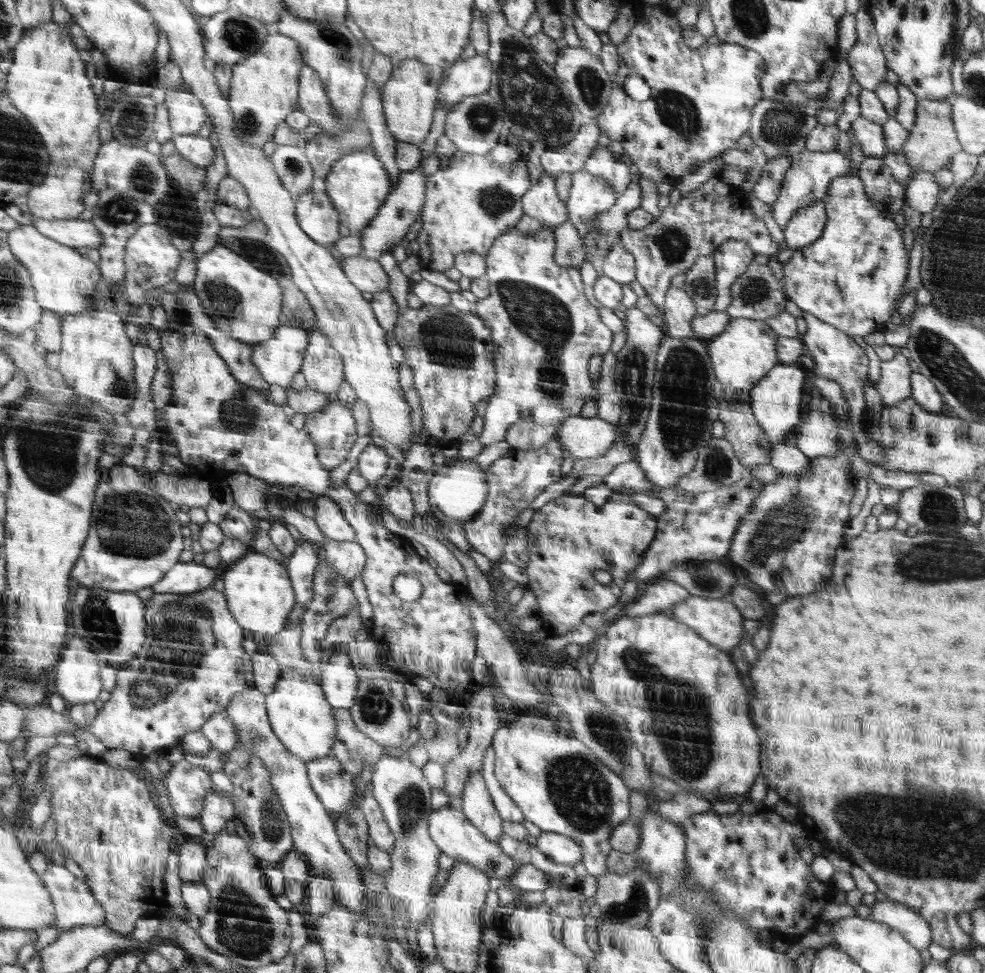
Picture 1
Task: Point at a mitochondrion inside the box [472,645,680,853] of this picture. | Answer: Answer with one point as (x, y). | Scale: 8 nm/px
(580, 793)

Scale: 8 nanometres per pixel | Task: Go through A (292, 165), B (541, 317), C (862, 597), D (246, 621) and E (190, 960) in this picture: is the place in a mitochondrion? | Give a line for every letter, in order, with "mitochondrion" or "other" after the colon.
A: mitochondrion
B: mitochondrion
C: other
D: other
E: other

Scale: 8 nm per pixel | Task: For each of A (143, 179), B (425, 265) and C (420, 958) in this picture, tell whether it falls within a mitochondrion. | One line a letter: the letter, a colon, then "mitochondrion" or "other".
A: mitochondrion
B: other
C: other

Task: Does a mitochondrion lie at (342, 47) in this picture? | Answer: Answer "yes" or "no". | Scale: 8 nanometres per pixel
yes

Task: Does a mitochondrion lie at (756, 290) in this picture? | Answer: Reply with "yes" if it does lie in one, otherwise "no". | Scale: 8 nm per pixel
yes

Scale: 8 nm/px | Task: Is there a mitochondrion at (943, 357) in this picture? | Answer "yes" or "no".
yes

